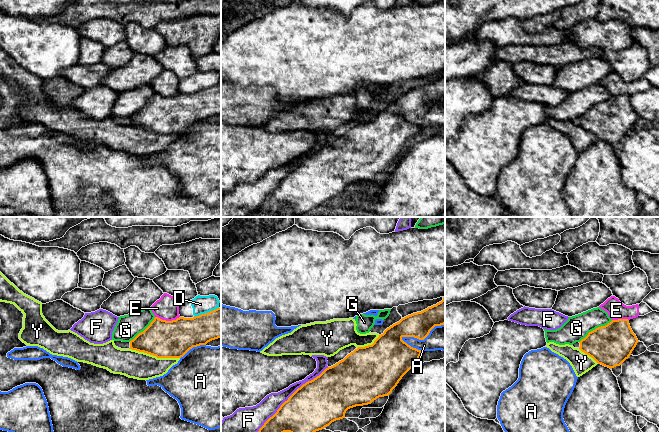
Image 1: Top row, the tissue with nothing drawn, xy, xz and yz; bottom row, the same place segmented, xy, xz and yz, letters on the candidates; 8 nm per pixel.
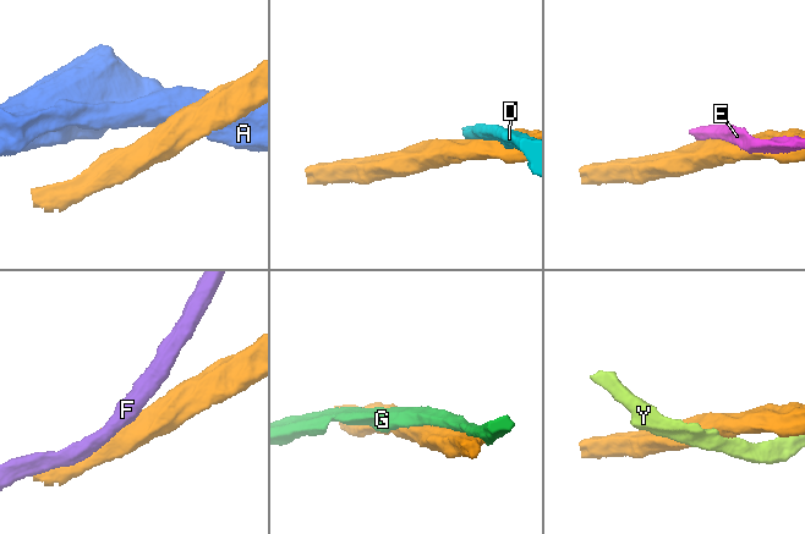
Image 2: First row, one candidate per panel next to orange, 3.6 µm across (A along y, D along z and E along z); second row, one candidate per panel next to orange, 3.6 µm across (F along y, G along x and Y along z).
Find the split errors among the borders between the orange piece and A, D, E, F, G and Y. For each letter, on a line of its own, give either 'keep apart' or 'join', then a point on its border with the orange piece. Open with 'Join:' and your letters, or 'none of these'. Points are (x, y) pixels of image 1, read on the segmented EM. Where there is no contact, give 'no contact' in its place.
Join: none of these
A: keep apart; meets orange in xz at (423, 339)
D: keep apart; meets orange in xy at (206, 313)
E: keep apart; meets orange in xy at (167, 321)
F: keep apart; meets orange in xz at (291, 395)
G: keep apart; meets orange in yz at (596, 328)
Y: keep apart; meets orange in xy at (154, 355)

